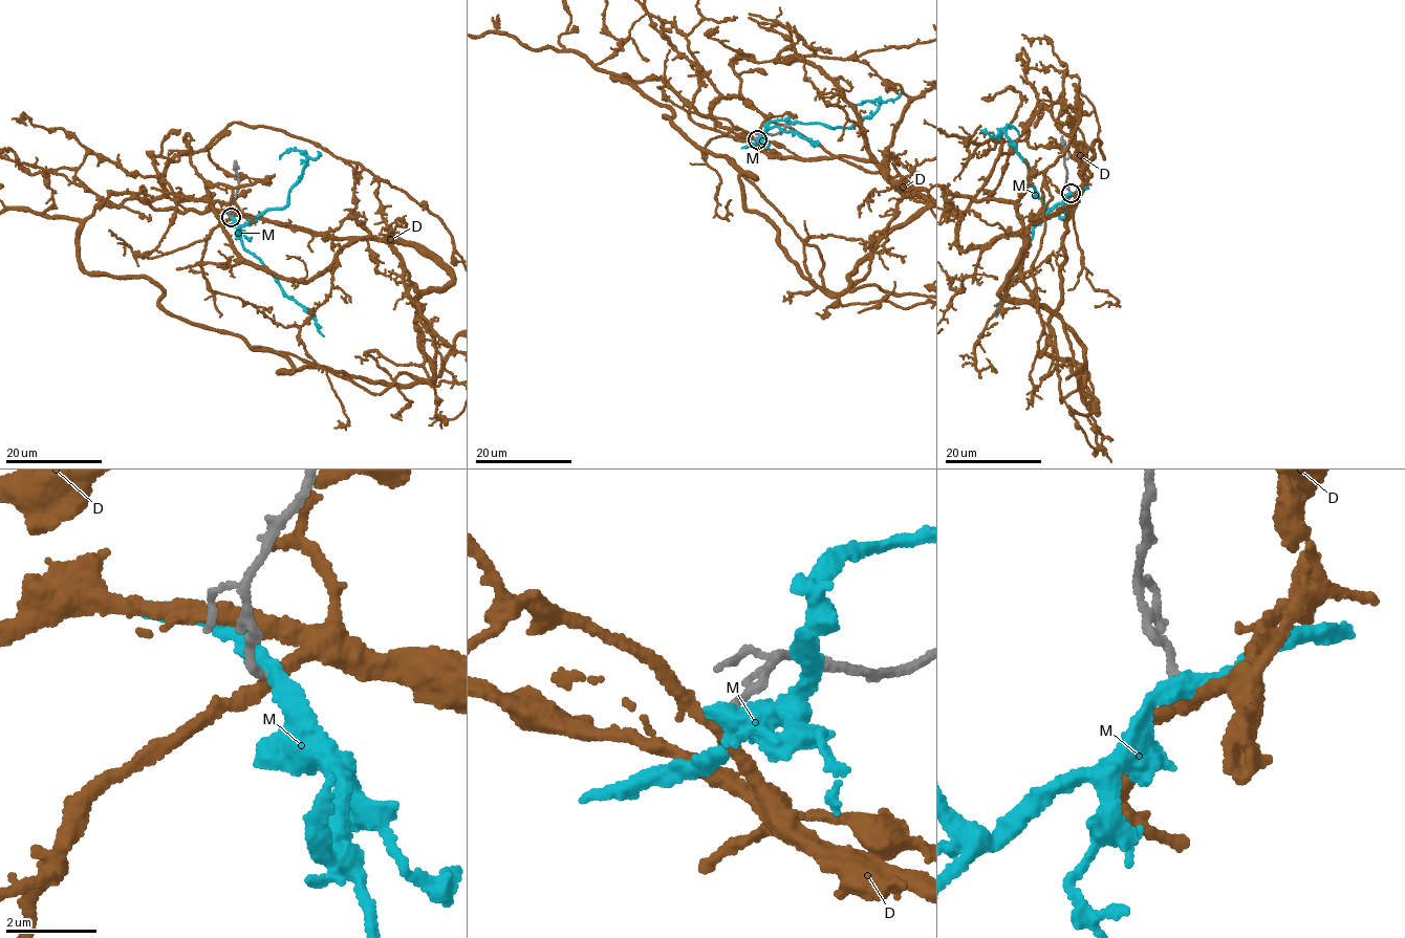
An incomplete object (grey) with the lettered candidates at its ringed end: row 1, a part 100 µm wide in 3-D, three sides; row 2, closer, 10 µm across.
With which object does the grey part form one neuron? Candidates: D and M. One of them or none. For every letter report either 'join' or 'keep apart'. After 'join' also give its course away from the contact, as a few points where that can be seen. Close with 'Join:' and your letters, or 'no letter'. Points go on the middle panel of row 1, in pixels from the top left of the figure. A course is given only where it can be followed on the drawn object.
D: join
M: keep apart
Join: D

